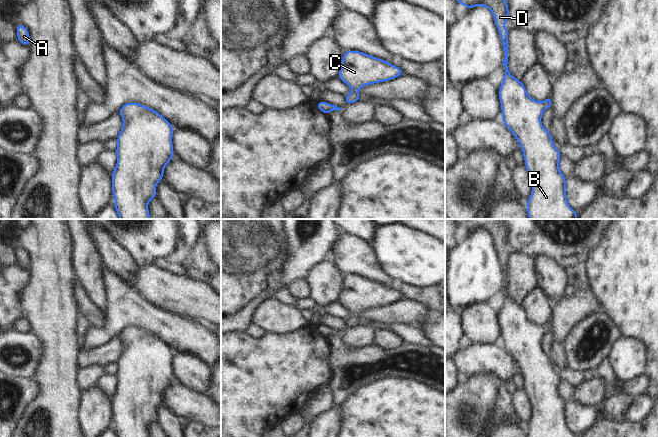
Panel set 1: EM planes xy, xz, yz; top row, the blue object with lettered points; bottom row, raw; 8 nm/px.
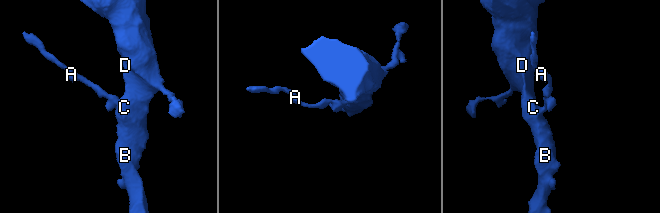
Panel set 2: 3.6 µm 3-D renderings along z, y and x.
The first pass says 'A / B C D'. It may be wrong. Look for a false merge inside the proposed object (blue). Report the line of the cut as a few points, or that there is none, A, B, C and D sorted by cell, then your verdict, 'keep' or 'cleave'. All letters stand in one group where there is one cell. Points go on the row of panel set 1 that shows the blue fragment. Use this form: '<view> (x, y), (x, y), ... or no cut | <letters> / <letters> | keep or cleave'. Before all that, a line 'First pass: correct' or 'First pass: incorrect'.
First pass: incorrect
no cut | A B C D | keep

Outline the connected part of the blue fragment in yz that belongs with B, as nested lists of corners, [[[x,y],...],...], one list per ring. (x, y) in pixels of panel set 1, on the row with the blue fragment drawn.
[[[457,0],[457,4],[463,4],[467,11],[481,5],[492,12],[494,23],[500,33],[501,43],[505,51],[503,65],[505,66],[504,78],[499,87],[499,100],[501,103],[501,120],[512,132],[515,139],[519,140],[523,152],[525,167],[532,183],[531,195],[526,203],[529,219],[577,219],[578,214],[567,202],[566,177],[559,170],[560,151],[553,145],[553,138],[542,123],[541,117],[544,110],[552,107],[553,100],[548,97],[542,102],[537,102],[528,94],[523,81],[517,80],[508,70],[508,33],[504,27],[509,19],[509,8],[506,0]]]

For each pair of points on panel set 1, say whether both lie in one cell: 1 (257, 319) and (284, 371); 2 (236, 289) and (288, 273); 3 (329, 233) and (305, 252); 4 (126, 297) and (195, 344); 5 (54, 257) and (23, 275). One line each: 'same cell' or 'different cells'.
1: different cells
2: different cells
3: same cell
4: same cell
5: different cells

